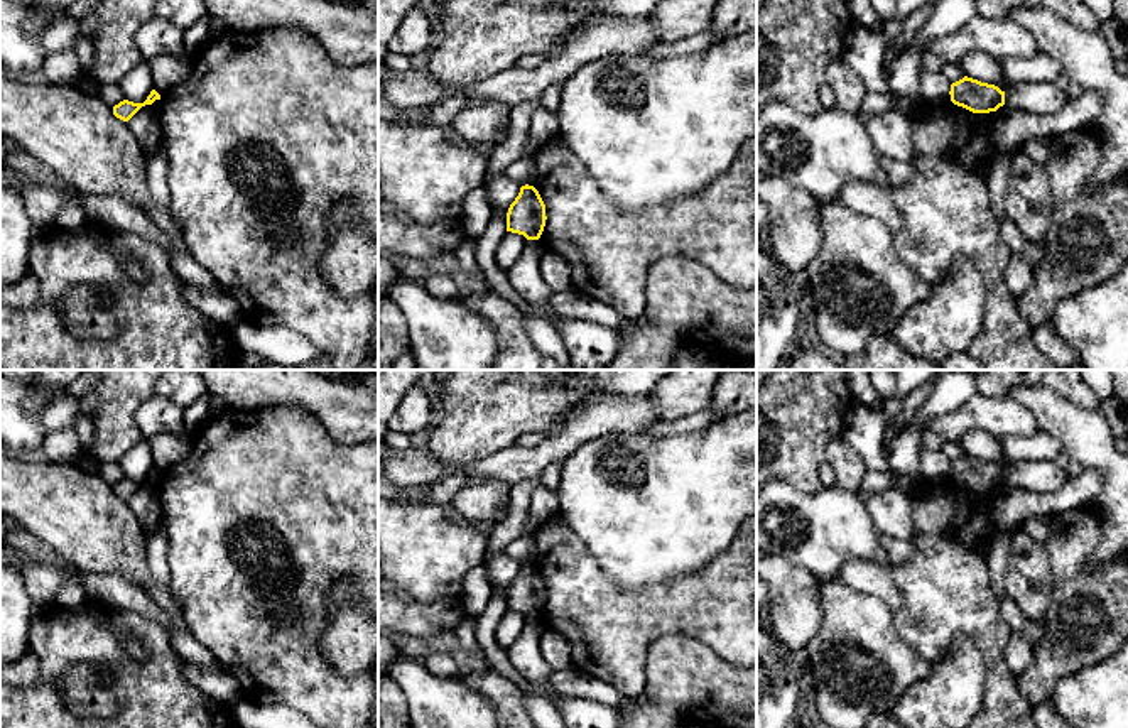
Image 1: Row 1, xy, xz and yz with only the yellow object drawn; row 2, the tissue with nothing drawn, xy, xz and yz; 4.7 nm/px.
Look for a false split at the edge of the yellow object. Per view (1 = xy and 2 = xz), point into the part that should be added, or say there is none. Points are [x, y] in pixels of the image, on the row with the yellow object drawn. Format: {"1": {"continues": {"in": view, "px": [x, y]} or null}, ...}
{"1": {"continues": null}, "2": {"continues": null}}

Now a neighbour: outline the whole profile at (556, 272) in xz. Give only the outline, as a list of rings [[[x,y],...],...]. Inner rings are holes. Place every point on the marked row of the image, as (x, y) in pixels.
[[[550,250],[544,252],[539,262],[539,272],[552,291],[567,291],[572,287],[572,274],[569,263]]]

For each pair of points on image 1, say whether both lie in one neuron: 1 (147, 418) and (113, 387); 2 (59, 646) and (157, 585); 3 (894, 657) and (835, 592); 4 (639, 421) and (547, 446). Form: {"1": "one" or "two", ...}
{"1": "two", "2": "two", "3": "one", "4": "one"}

